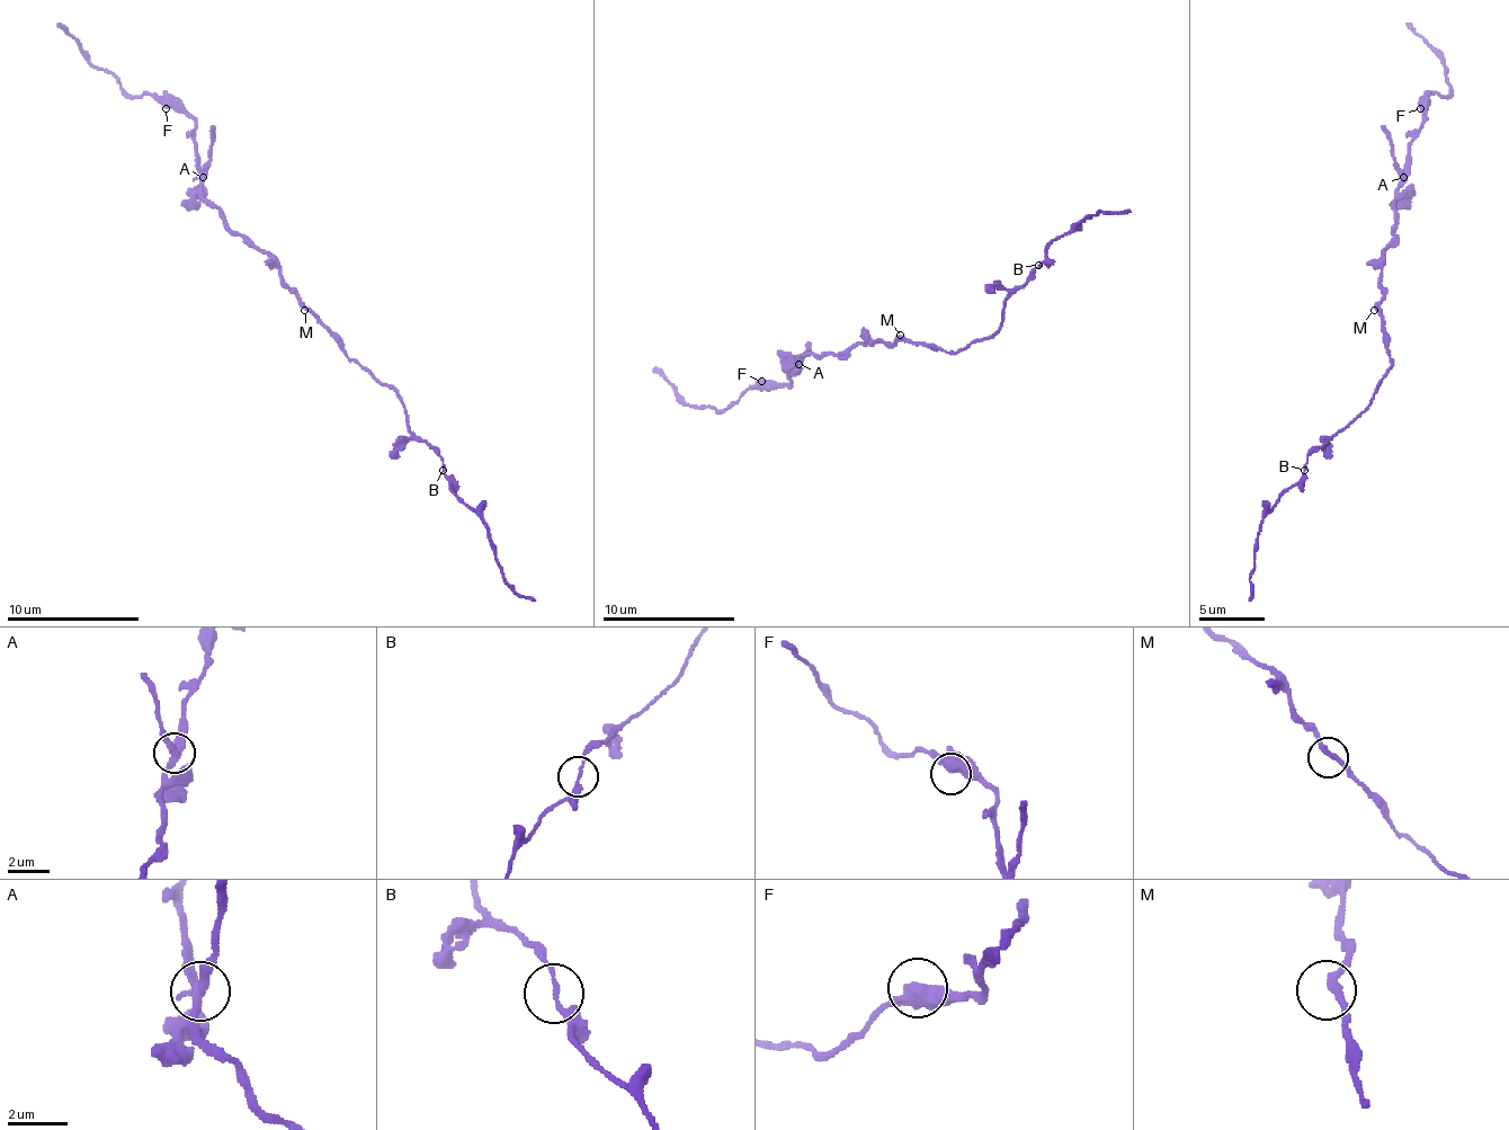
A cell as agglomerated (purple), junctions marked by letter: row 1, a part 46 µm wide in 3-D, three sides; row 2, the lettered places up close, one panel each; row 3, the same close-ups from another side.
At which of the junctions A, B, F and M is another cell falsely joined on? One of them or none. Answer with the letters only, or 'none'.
A

